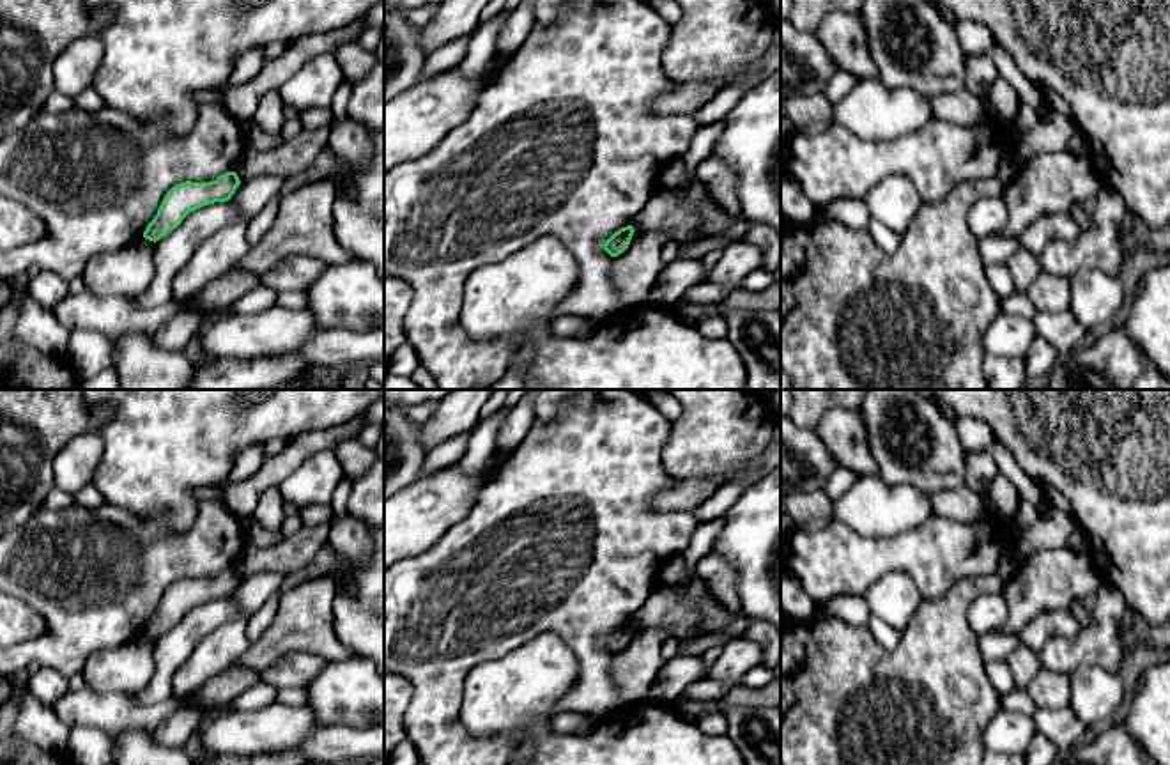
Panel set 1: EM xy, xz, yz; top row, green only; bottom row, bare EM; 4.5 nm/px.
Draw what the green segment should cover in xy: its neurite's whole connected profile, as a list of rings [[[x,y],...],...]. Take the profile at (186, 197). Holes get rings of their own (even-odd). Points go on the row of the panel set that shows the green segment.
[[[227,172],[211,182],[181,182],[173,186],[163,198],[158,214],[147,225],[143,237],[159,241],[177,228],[182,220],[209,204],[227,202],[232,198],[241,181],[235,172]]]

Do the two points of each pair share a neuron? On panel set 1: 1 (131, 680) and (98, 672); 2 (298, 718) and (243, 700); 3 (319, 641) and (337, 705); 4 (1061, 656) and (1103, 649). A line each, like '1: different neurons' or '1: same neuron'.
1: same neuron
2: different neurons
3: different neurons
4: same neuron

